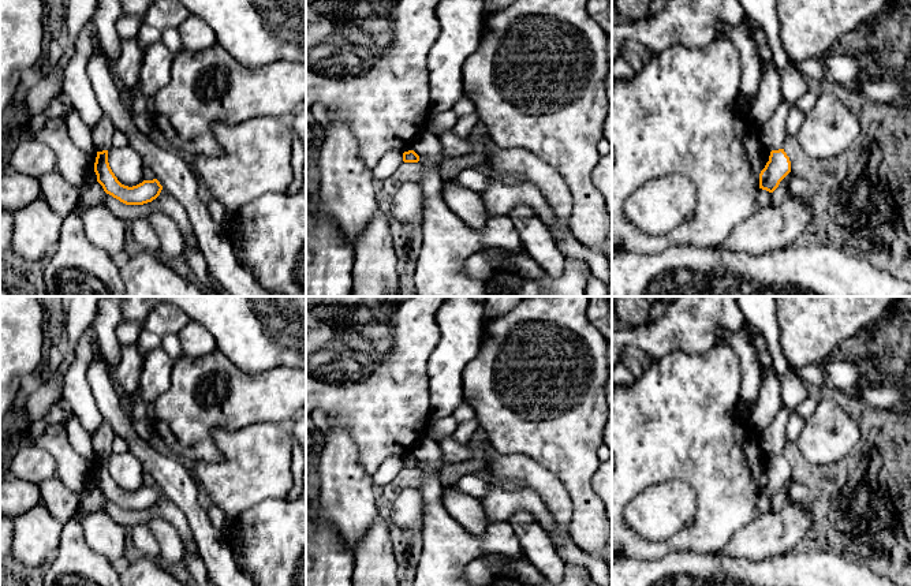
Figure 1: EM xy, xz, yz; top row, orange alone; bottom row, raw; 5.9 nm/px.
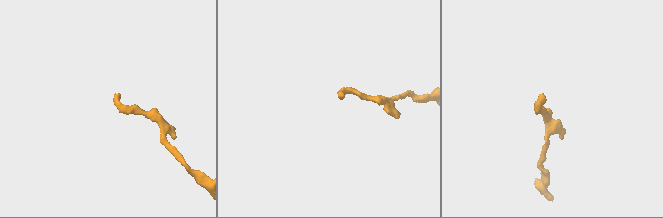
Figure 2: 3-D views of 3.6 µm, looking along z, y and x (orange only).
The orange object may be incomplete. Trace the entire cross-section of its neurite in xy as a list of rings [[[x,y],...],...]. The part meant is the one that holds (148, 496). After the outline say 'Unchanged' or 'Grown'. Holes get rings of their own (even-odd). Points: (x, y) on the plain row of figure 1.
[[[108,456],[97,458],[94,478],[104,497],[126,511],[143,511],[152,508],[163,496],[157,485],[143,486],[132,493],[122,490],[109,473]]]. Unchanged

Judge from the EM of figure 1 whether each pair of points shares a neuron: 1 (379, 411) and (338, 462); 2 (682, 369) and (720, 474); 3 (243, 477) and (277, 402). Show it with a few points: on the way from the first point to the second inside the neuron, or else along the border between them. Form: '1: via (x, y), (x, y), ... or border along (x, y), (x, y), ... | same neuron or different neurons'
1: border along (333, 418), (347, 426), (366, 473) | different neurons
2: via (682, 395), (682, 422), (708, 448) | same neuron
3: border along (287, 424), (254, 422), (236, 430) | different neurons

